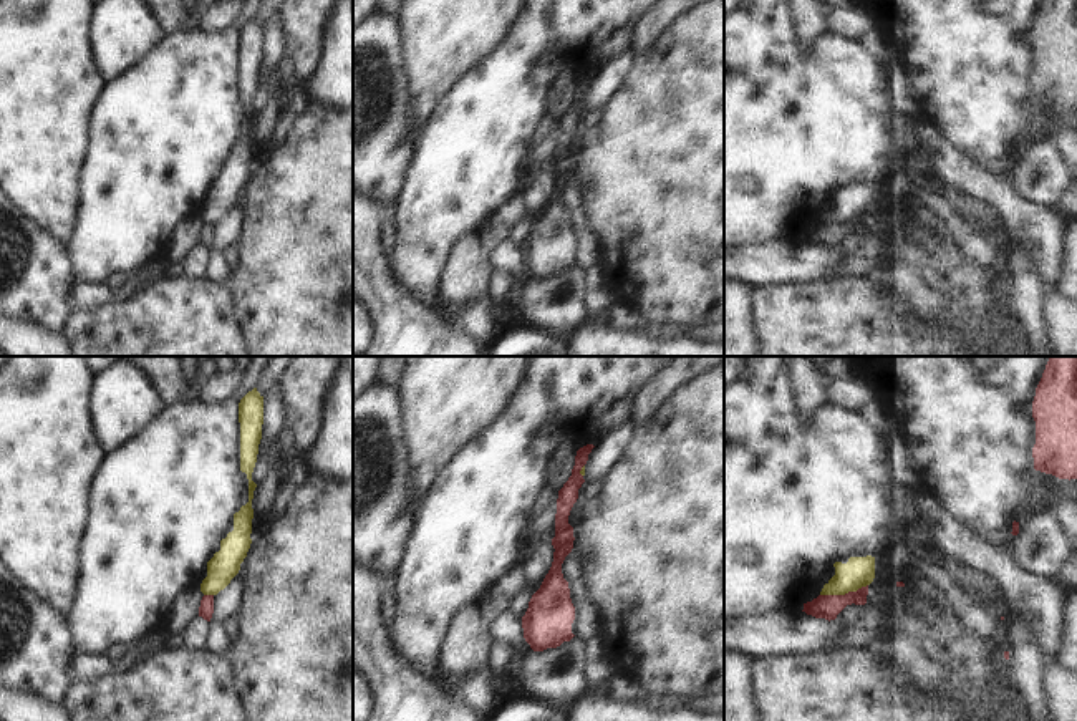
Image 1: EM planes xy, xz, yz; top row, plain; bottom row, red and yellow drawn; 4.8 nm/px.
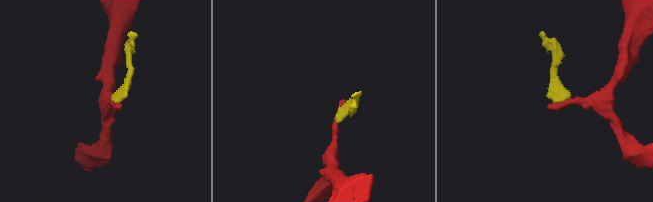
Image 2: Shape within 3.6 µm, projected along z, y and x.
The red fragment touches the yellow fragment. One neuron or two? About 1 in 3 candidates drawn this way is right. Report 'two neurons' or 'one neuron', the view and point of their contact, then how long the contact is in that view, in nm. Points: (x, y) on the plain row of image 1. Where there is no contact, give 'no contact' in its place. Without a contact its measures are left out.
two neurons | yz (845, 222) | 240 nm

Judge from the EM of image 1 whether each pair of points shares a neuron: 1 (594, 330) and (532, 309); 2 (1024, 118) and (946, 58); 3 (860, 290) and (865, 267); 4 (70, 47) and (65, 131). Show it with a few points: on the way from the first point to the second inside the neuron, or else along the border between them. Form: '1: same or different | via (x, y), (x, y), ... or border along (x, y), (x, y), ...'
1: different | border along (590, 319), (569, 333)
2: same | via (1004, 106), (966, 72)
3: different | border along (867, 275), (829, 277)
4: same | via (65, 68), (65, 110)

